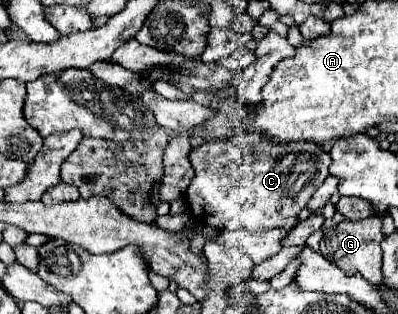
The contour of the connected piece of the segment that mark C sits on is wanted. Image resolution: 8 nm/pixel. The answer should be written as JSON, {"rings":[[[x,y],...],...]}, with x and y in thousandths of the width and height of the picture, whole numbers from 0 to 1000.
{"rings":[[[510,459],[475,490],[480,522],[490,529],[490,567],[480,573],[470,599],[470,650],[480,669],[480,688],[490,707],[535,720],[545,732],[681,732],[681,726],[706,726],[706,732],[731,732],[746,713],[751,675],[771,656],[781,624],[796,611],[796,599],[812,586],[812,573],[827,561],[827,490],[807,471],[791,465],[791,484],[781,490],[706,490],[666,510],[636,510],[636,516],[611,516],[611,522],[555,522],[535,510],[535,459]]]}

